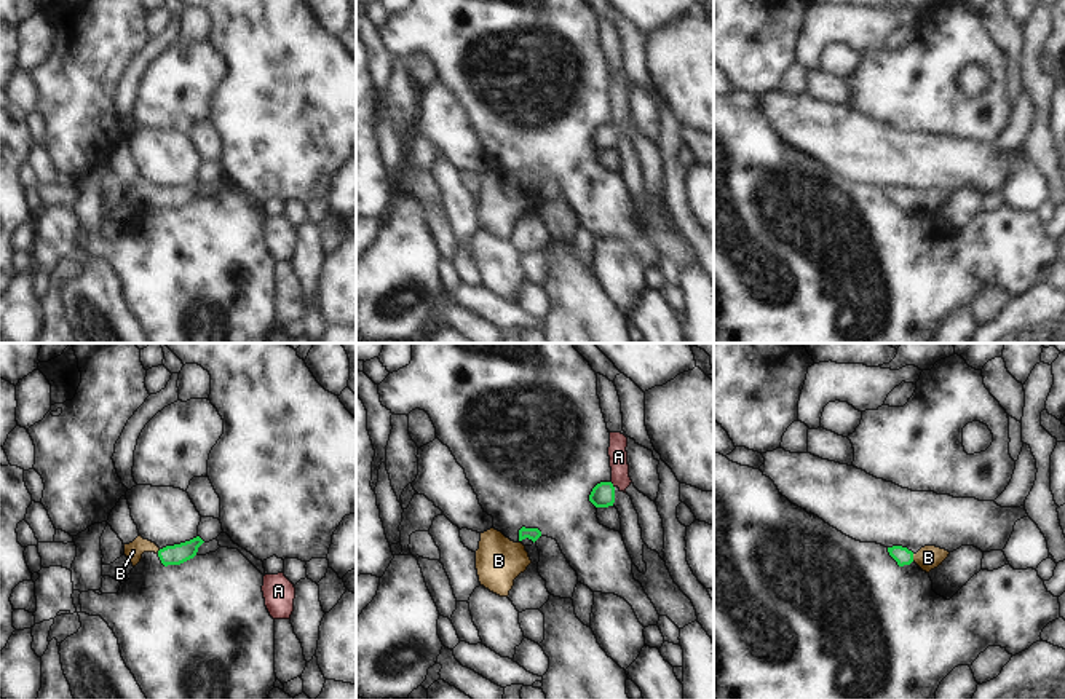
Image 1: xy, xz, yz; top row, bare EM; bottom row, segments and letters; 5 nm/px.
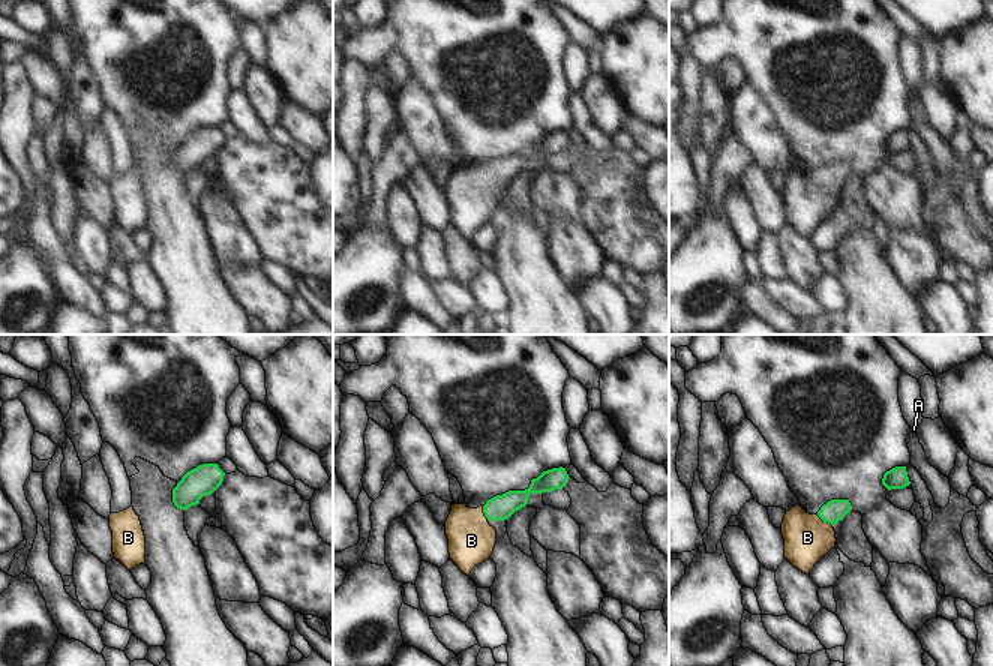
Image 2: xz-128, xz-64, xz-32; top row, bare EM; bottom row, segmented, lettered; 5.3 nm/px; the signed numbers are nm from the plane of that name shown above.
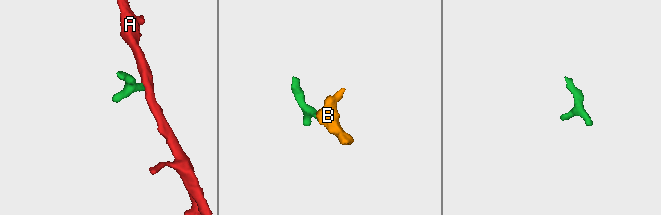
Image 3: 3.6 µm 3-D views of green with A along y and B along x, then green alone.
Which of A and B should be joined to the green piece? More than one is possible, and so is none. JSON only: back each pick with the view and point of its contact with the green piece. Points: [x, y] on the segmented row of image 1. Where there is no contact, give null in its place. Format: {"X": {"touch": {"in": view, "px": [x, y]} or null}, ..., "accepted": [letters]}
{"B": {"touch": {"in": "yz", "px": [912, 557]}}, "accepted": ["B"]}

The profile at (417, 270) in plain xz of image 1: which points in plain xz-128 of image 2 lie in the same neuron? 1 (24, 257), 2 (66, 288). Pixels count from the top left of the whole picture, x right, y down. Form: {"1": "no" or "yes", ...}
{"1": "yes", "2": "no"}

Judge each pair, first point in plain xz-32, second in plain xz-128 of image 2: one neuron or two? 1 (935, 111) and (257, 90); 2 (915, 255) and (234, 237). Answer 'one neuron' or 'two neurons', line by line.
1: one neuron
2: one neuron

